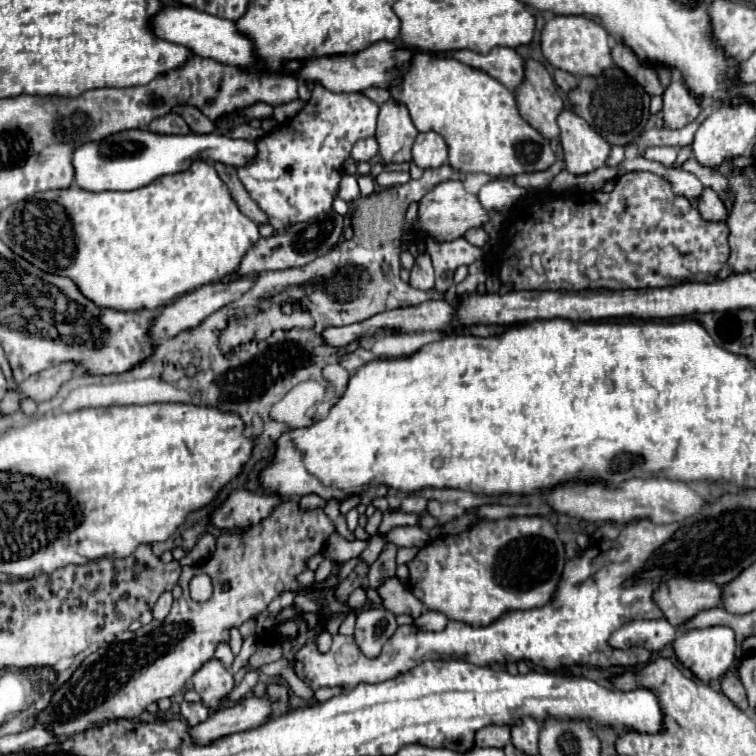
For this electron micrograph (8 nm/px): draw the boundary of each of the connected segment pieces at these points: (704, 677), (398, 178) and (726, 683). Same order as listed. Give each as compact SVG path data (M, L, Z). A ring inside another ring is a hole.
M712 626L712 628L702 628L702 630L686 630L674 640L674 654L680 660L684 668L688 668L698 680L708 684L710 680L718 680L726 674L730 664L734 662L734 632L726 626Z
M382 172L375 178L378 185L382 188L391 187L394 185L404 184L411 179L409 172Z
M724 676L722 678L722 694L726 698L730 698L730 702L734 706L738 706L740 710L748 710L748 700L746 700L746 690L742 686L742 682L736 676Z

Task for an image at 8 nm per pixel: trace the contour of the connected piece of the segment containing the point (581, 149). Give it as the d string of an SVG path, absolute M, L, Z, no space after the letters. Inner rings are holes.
M562 110L558 114L558 128L564 164L570 174L588 174L604 166L610 154L610 144L602 136L596 136L580 116L570 110Z

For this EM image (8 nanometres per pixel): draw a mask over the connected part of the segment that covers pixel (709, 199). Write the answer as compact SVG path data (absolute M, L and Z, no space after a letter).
M704 188L702 196L698 198L698 210L700 210L700 216L710 222L720 222L728 218L728 210L724 202L712 188Z

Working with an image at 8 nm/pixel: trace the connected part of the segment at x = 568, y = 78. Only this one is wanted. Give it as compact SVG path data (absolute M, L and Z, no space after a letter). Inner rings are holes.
M556 70L556 72L554 72L554 80L556 80L556 84L558 84L564 92L570 92L570 90L576 88L576 84L578 84L578 76L574 76L574 74L570 74L570 72L564 72L564 70Z

